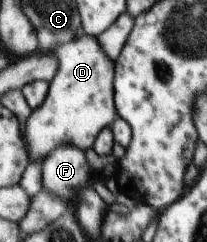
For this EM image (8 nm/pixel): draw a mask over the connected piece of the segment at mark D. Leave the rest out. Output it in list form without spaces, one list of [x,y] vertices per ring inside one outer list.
[[[82,34],[80,38],[68,43],[55,43],[52,53],[57,55],[59,68],[55,78],[49,82],[46,99],[26,120],[25,141],[30,161],[44,161],[61,146],[74,146],[82,151],[92,149],[98,134],[111,127],[117,119],[116,99],[114,99],[114,79],[116,79],[116,63],[111,60],[101,48],[100,41],[92,36]]]

